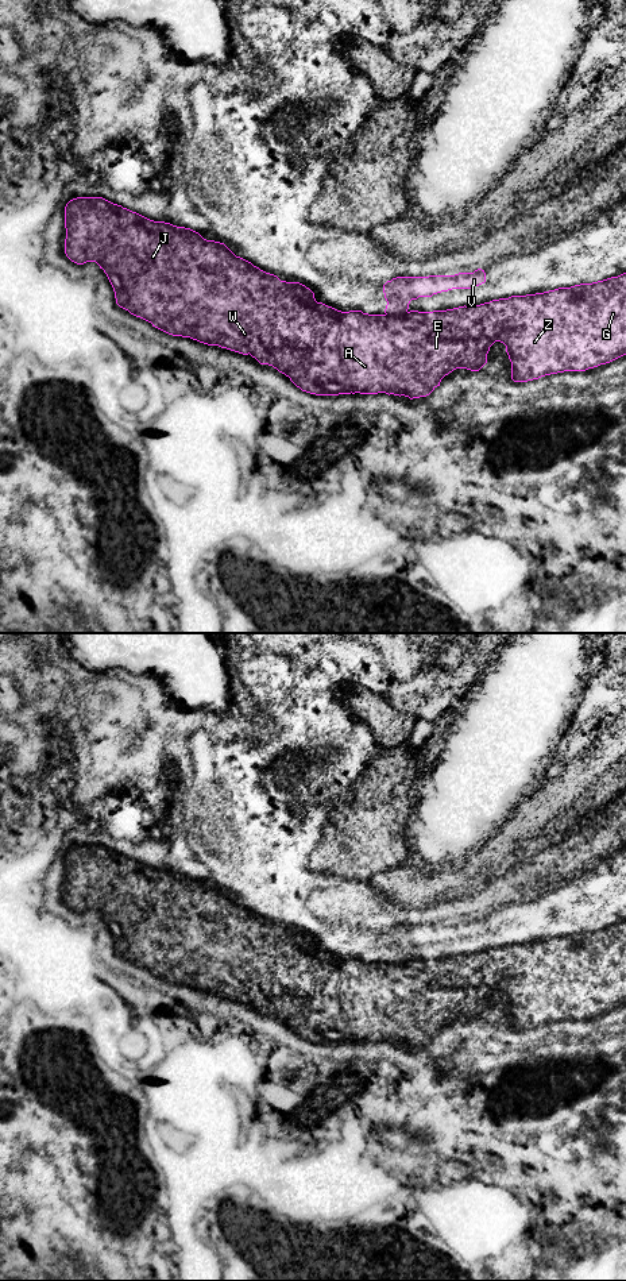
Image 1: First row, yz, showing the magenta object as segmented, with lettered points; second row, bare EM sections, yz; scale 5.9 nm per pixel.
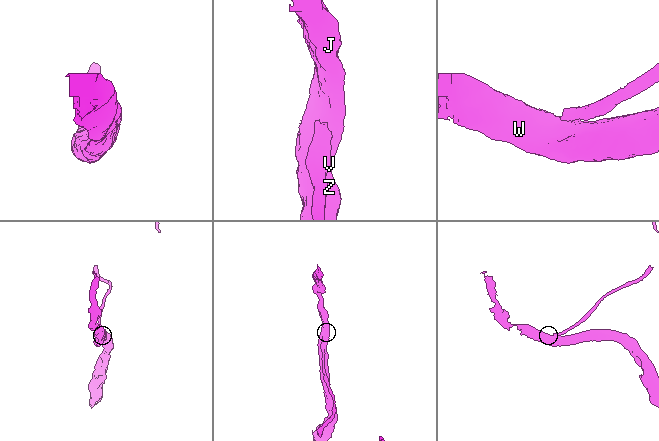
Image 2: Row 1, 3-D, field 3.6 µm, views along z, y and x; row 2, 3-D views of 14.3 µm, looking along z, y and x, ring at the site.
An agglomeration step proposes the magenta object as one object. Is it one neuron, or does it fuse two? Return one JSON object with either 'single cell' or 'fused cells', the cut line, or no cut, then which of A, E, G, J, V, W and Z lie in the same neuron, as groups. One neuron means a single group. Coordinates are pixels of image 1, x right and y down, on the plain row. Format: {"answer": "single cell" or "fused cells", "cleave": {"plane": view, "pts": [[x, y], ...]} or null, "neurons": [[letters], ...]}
{"answer": "fused cells", "cleave": {"plane": "yz", "pts": [[406, 959], [398, 963], [386, 963]]}, "neurons": [["A", "E", "G", "J", "W", "Z"], ["V"]]}

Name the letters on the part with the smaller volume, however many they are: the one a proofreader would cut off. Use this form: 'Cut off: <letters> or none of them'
Cut off: V

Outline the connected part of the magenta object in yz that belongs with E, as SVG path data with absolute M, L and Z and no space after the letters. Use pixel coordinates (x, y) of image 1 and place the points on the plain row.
M77 845L65 854L65 902L77 911L96 910L107 922L116 952L131 962L173 983L190 985L251 1003L290 1026L302 1039L316 1043L394 1042L410 1047L429 1043L456 1016L479 1019L495 989L506 993L511 1027L528 1030L564 1019L586 1019L626 1003L626 921L592 931L511 944L474 954L403 962L341 960L317 950L300 930L281 929L251 910L236 904L224 891L206 888L198 880L150 868L103 845Z

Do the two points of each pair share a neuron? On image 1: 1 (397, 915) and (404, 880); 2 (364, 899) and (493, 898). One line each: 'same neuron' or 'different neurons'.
1: different neurons
2: same neuron

